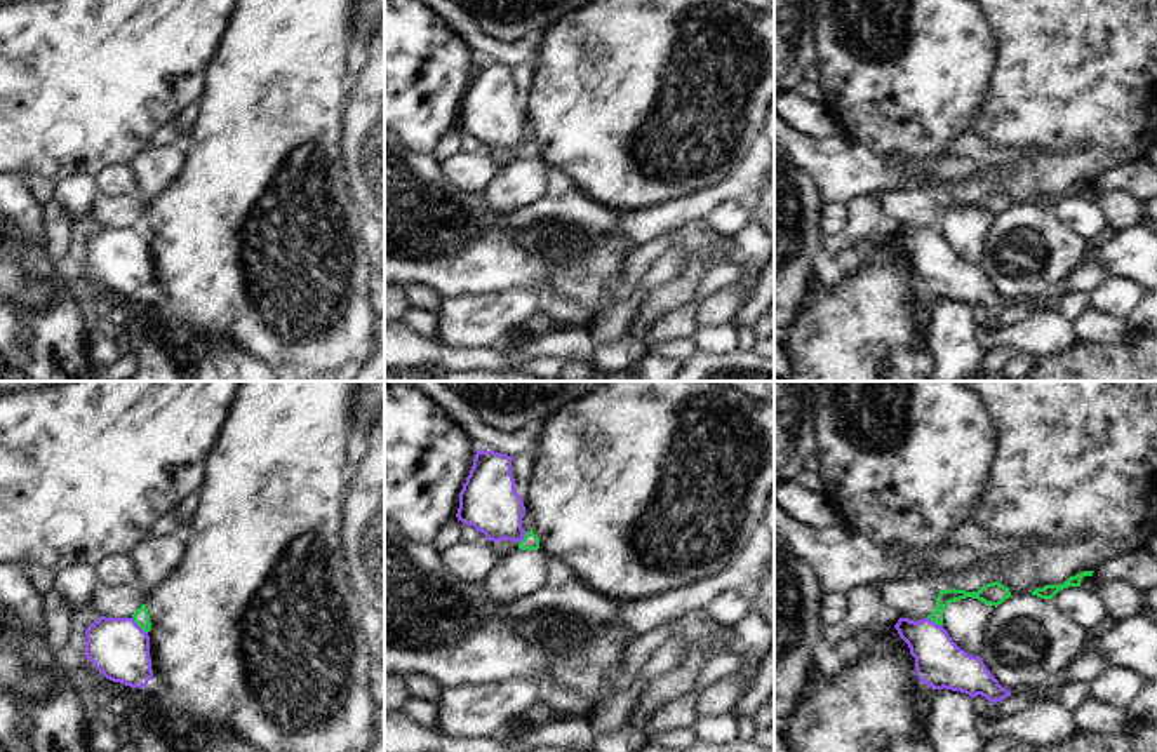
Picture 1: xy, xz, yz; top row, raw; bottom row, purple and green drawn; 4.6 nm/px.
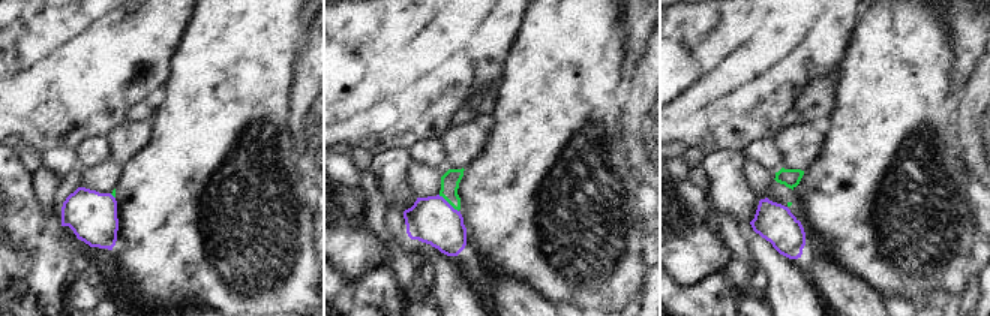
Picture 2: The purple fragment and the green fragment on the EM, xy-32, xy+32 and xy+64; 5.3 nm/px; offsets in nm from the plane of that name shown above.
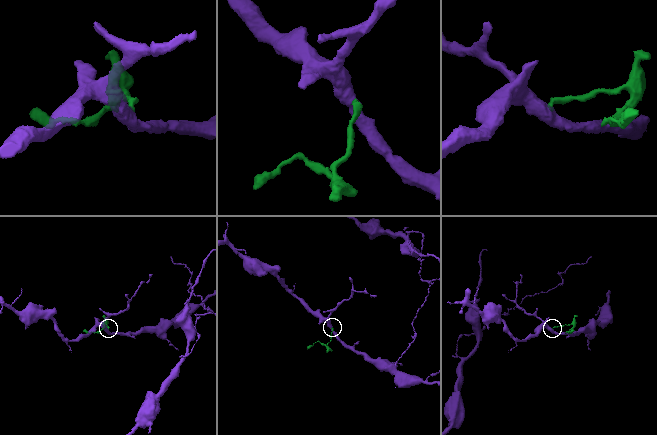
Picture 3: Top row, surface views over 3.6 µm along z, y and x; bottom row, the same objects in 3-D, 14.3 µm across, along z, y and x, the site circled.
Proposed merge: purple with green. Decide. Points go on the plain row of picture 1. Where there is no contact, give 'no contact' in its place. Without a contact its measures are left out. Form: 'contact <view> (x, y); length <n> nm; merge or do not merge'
contact xy (138, 235); length 100 nm; do not merge

